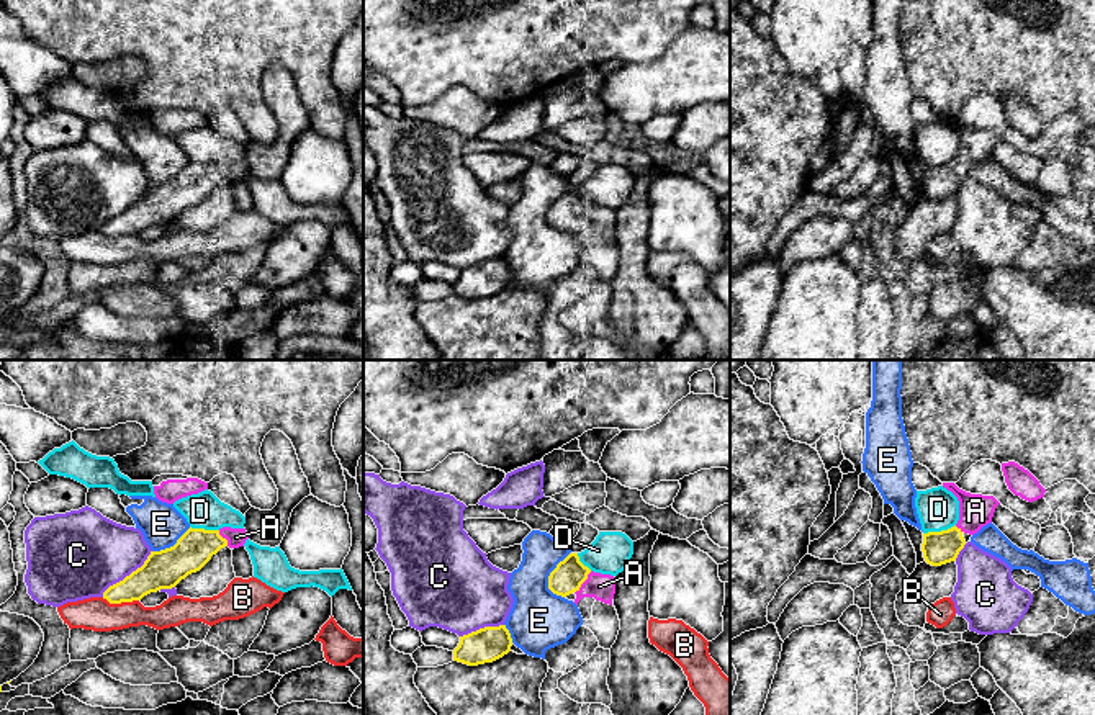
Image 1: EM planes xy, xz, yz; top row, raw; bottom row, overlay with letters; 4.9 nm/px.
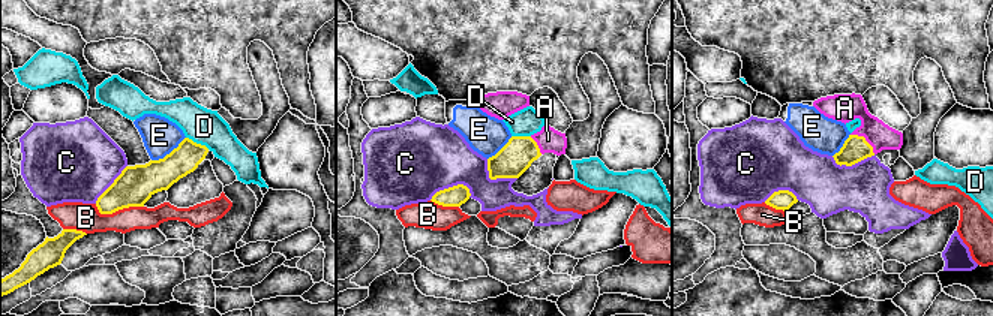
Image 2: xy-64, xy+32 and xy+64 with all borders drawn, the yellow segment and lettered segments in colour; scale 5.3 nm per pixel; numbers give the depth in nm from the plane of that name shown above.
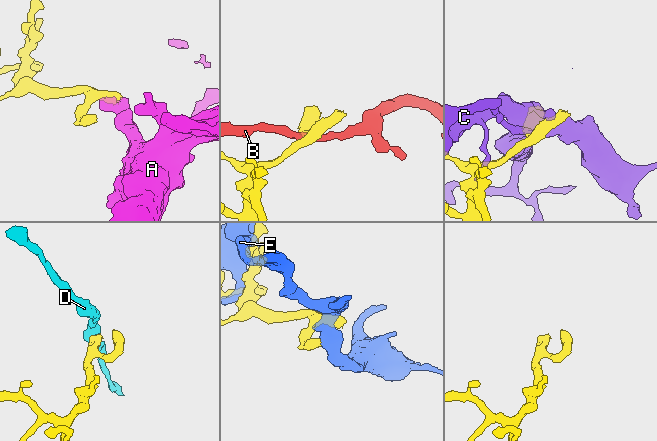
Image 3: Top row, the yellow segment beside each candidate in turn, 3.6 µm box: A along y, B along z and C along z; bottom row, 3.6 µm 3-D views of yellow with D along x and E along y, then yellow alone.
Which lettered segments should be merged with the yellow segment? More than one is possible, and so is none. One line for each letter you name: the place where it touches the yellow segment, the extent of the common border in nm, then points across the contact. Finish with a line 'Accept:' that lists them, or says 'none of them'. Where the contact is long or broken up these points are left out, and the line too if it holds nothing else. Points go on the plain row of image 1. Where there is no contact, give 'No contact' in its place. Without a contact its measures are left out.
A: Touches yellow at xz (583, 215). Shared border 140 nm
Accept: A

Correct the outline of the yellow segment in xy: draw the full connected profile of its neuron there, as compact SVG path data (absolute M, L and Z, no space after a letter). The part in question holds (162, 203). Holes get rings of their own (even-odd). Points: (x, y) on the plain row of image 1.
M188 162L173 180L151 185L141 201L110 219L103 232L110 237L141 234L151 226L172 223L188 208L200 205L221 182L239 182L247 173L246 162Z

